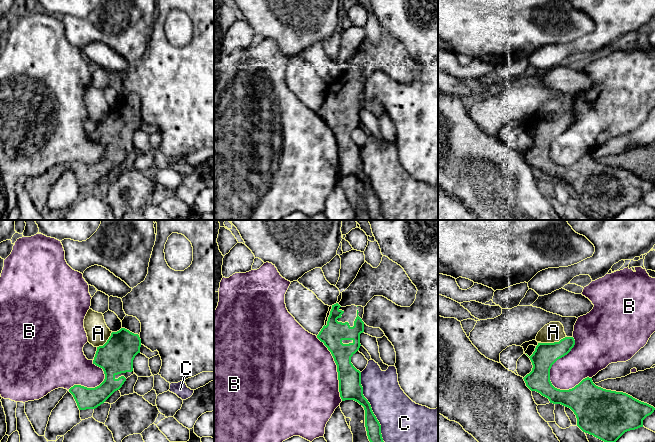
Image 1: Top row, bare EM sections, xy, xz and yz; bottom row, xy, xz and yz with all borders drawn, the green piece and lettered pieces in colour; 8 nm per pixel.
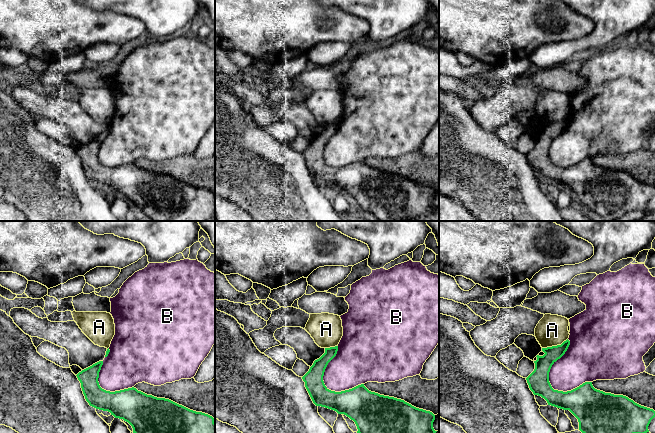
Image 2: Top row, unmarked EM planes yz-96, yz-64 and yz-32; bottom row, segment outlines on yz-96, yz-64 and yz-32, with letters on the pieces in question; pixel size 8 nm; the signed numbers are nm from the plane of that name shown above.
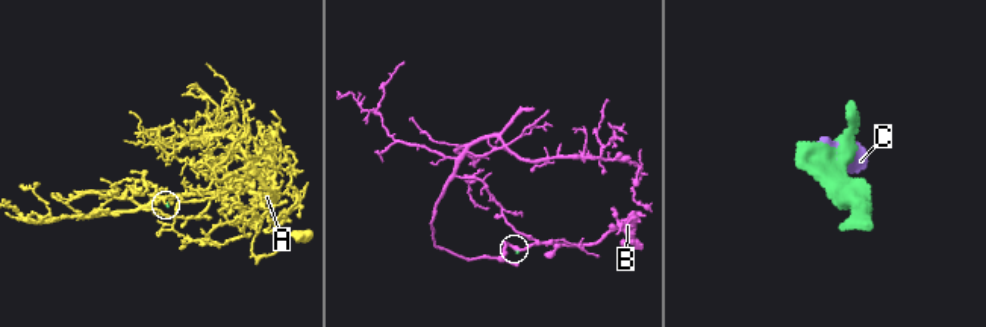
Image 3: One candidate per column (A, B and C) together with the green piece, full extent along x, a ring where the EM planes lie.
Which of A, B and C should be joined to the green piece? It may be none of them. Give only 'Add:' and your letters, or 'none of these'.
Add: none of these

